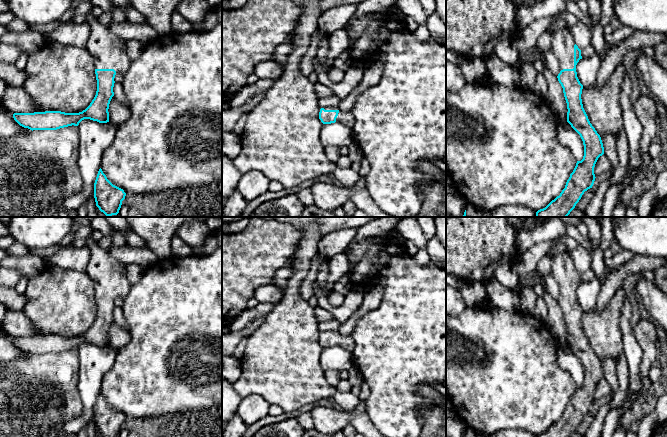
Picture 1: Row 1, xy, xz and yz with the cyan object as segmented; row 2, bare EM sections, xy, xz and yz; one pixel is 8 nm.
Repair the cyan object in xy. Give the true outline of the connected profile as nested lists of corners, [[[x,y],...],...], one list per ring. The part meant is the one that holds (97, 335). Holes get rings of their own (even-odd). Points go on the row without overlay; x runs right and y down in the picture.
[[[88,236],[85,247],[90,250],[91,257],[85,272],[94,282],[94,292],[97,304],[97,315],[90,329],[79,337],[65,337],[61,335],[45,335],[34,337],[14,337],[14,344],[22,351],[30,354],[57,354],[68,350],[78,350],[84,343],[90,343],[99,347],[109,346],[109,328],[114,320],[114,302],[117,297],[121,297],[123,301],[128,295],[131,286],[127,280],[125,265],[117,261],[109,251],[102,249],[98,243]]]

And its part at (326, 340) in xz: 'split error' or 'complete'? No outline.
split error

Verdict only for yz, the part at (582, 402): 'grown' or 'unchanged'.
grown

